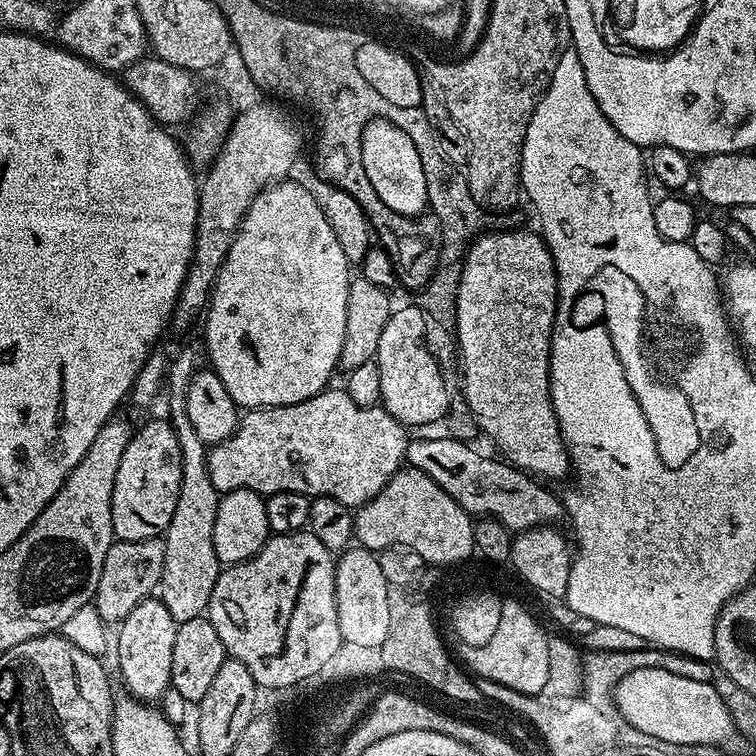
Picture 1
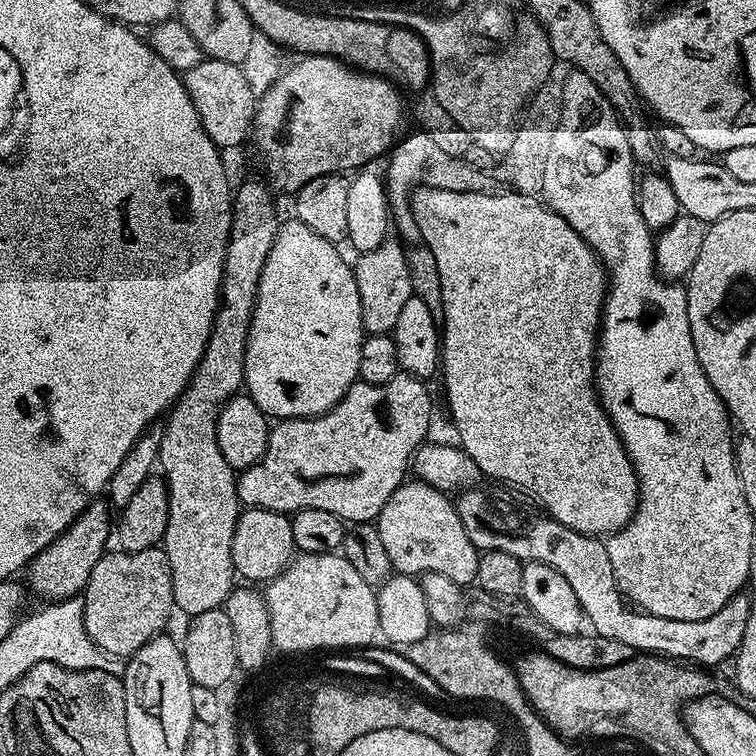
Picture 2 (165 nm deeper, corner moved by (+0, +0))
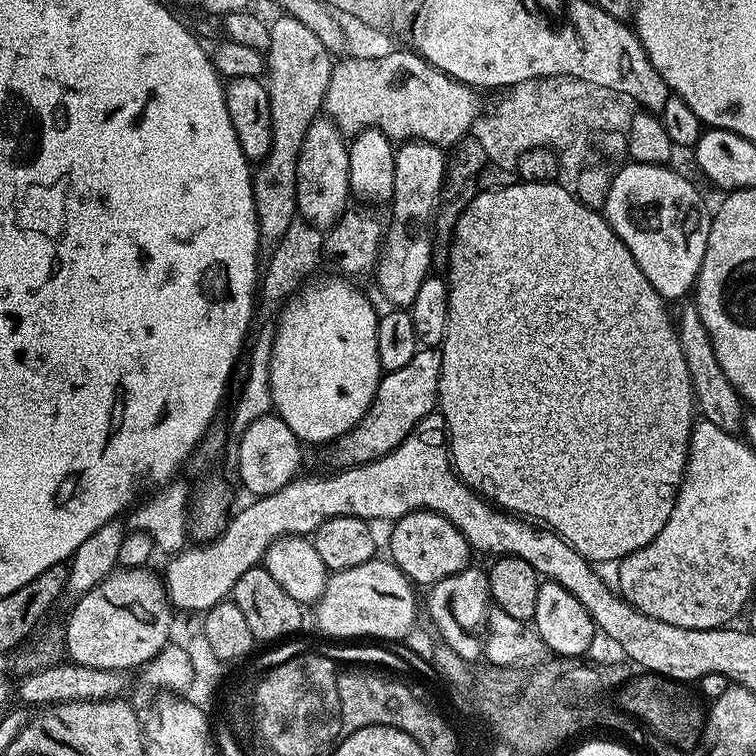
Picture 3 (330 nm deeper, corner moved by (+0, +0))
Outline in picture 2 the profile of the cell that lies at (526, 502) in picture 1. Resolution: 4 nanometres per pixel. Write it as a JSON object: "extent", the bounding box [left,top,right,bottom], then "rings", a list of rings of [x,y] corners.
{"extent":[454,486,750,666],"rings":[[[469,486],[455,497],[454,503],[458,510],[458,518],[462,518],[462,526],[466,526],[466,534],[470,537],[470,542],[474,542],[477,552],[493,552],[502,550],[502,554],[514,554],[522,562],[533,560],[542,562],[546,566],[554,566],[566,582],[570,582],[574,594],[578,594],[578,602],[584,611],[584,619],[590,625],[591,631],[602,638],[615,638],[618,642],[626,642],[626,646],[632,648],[636,654],[651,654],[662,656],[677,662],[687,662],[692,666],[712,666],[708,664],[720,664],[723,660],[731,661],[740,650],[742,634],[746,634],[746,618],[750,618],[750,602],[748,596],[737,594],[718,610],[710,618],[702,618],[694,622],[682,622],[681,620],[671,620],[661,616],[649,616],[643,610],[637,610],[630,606],[629,601],[622,595],[619,586],[614,578],[614,566],[610,566],[610,554],[608,545],[603,539],[578,534],[578,530],[570,530],[570,526],[562,526],[562,522],[552,519],[547,514],[540,516],[527,516],[524,512],[519,512],[516,508],[511,508],[504,500],[495,500],[492,496],[487,496],[482,489],[477,486]]]}

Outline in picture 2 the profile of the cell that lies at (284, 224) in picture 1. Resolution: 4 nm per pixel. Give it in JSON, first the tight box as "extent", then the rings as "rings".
{"extent":[244,218,366,420],"rings":[[[289,218],[281,223],[280,230],[274,238],[274,246],[270,246],[270,250],[266,254],[266,262],[262,266],[262,274],[258,278],[258,294],[256,295],[254,314],[250,322],[248,337],[244,343],[244,388],[246,395],[269,418],[293,420],[299,416],[323,416],[345,396],[351,384],[357,383],[360,374],[358,358],[362,355],[362,342],[366,335],[362,322],[362,302],[358,298],[358,282],[355,271],[350,267],[349,261],[347,264],[340,257],[340,252],[336,248],[339,247],[333,241],[322,238],[322,234],[314,234],[314,230],[310,230],[310,226],[306,226],[301,220]]]}

